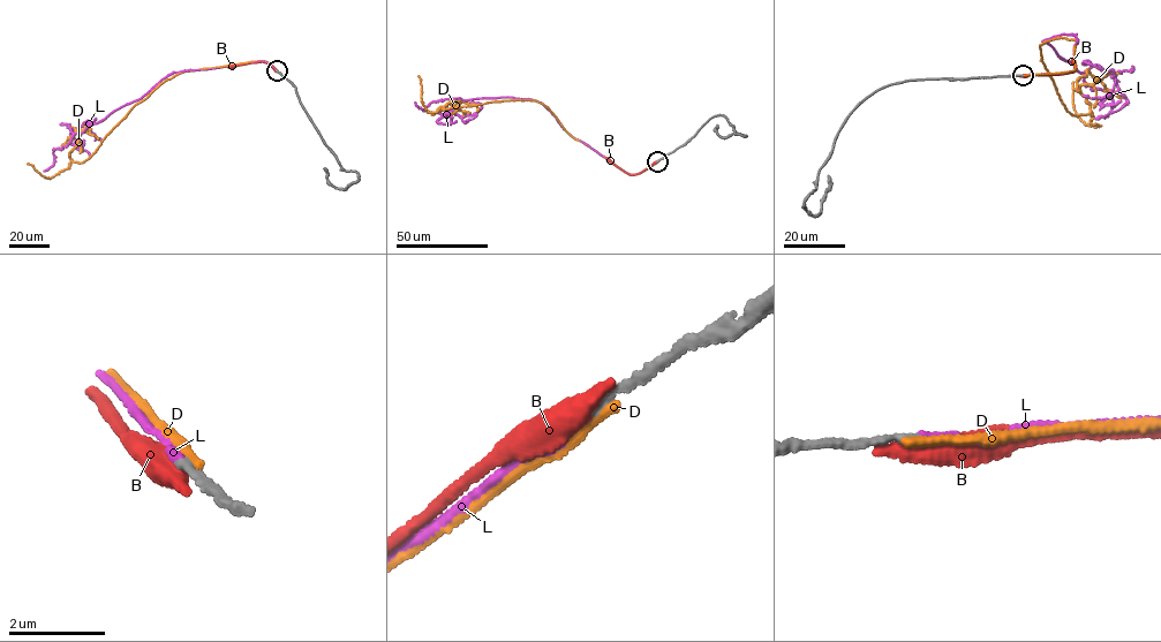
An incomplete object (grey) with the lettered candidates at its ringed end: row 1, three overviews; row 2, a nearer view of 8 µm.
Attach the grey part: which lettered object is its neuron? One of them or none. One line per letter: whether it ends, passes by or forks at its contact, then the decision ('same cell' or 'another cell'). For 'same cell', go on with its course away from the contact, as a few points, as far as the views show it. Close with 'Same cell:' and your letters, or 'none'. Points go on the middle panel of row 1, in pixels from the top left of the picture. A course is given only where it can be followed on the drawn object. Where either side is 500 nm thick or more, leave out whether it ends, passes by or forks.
B: another cell
D: it ends | another cell
L: it ends | same cell | via (657, 160), (626, 173), (572, 136), (543, 104), (526, 98), (459, 98), (437, 120), (457, 121)
Same cell: L

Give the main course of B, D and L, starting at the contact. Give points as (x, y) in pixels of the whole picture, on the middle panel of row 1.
B: (657, 161), (631, 174), (605, 157)
D: (657, 161), (630, 174), (575, 138), (535, 100), (444, 107), (455, 100), (457, 108), (461, 102), (477, 111)
L: (657, 160), (626, 173), (572, 136), (543, 104), (526, 98), (459, 98), (437, 120), (457, 121)

